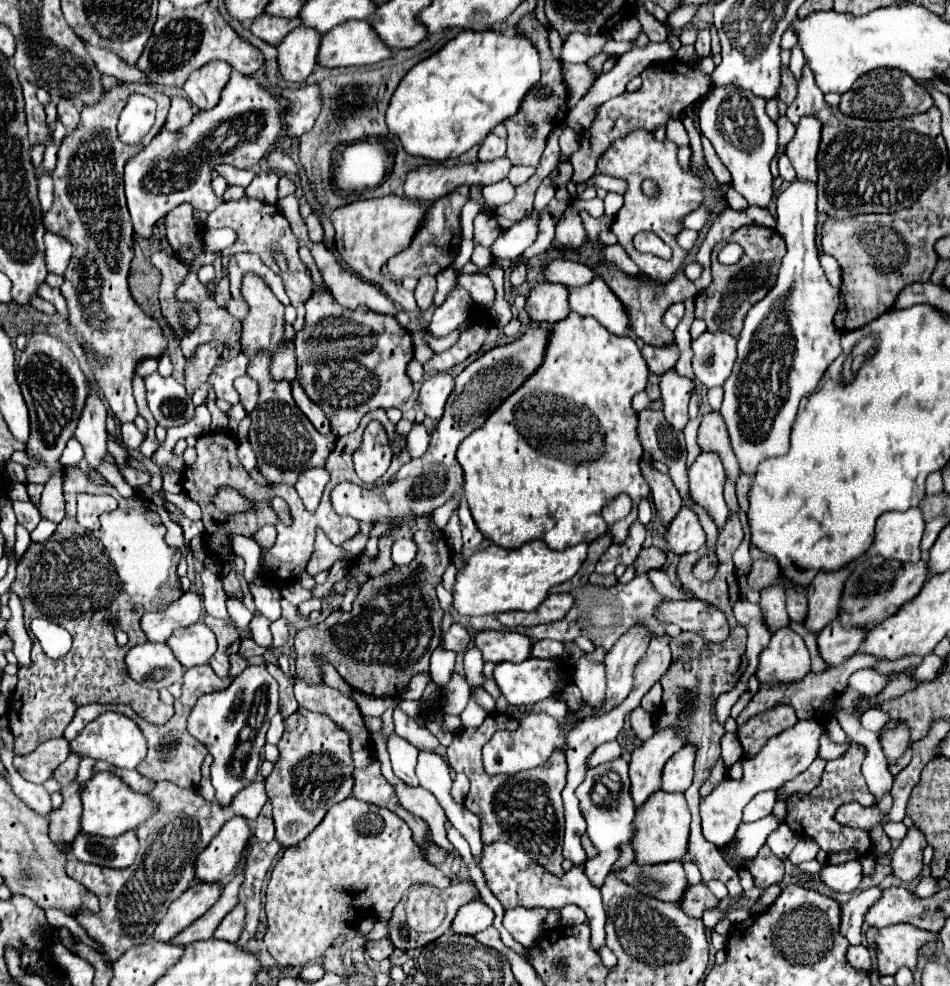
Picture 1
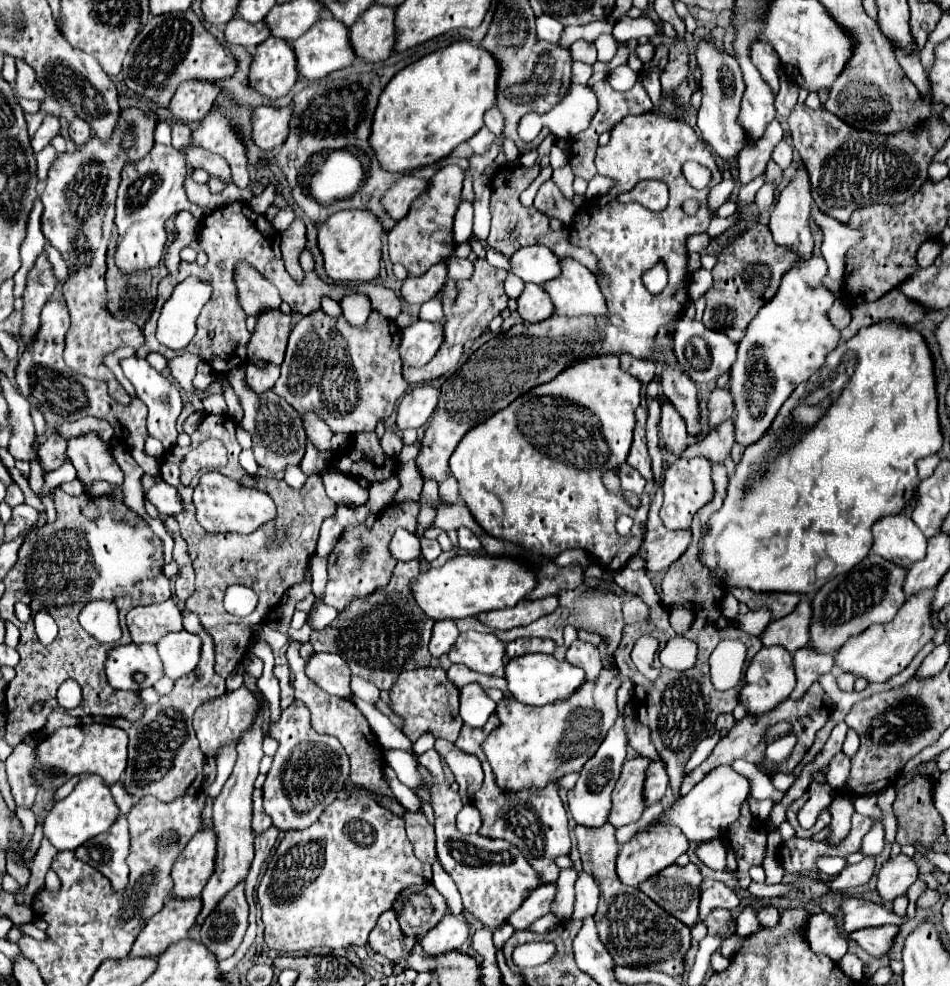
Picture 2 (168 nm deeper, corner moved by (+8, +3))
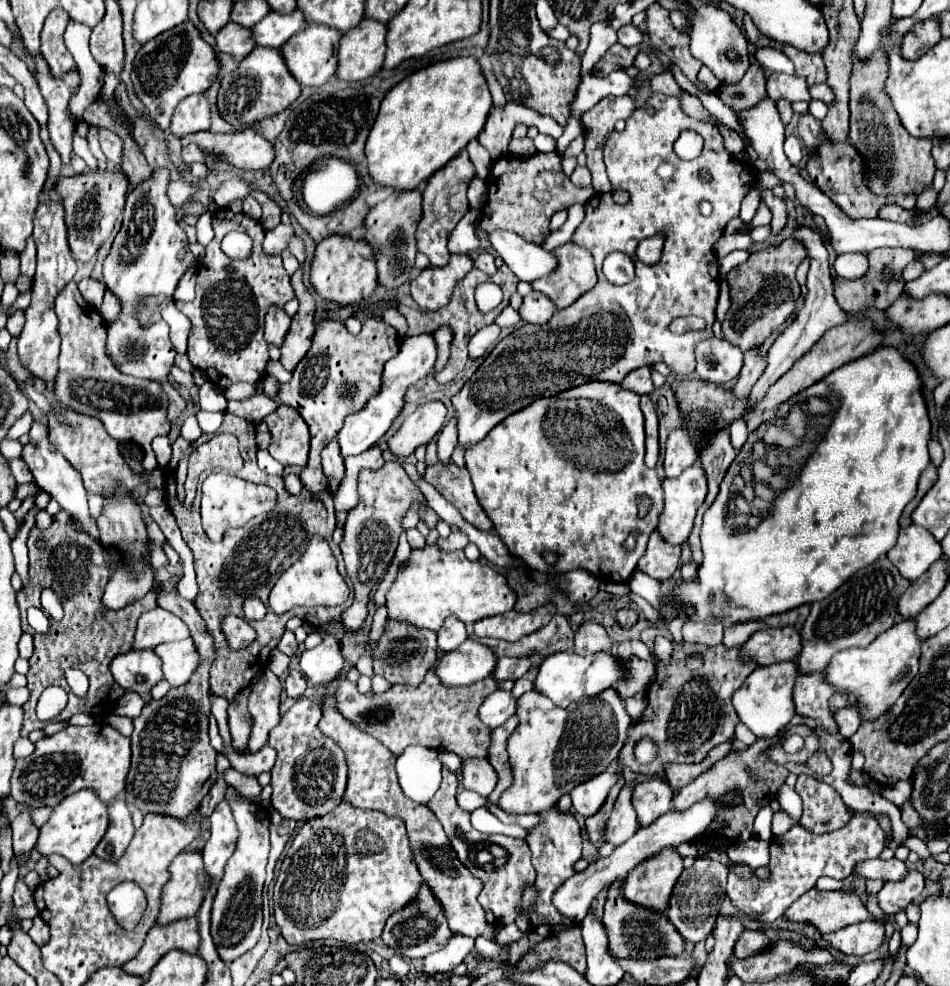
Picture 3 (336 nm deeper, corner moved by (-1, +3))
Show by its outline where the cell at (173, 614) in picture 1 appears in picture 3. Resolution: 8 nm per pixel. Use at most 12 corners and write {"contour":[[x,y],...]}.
{"contour":[[156,607],[138,619],[136,649],[190,637],[188,625]]}

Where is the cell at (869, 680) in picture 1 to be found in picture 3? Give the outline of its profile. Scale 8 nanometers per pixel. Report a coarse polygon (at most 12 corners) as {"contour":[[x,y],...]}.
{"contour":[[854,703],[836,711],[840,735],[856,733],[860,715]]}

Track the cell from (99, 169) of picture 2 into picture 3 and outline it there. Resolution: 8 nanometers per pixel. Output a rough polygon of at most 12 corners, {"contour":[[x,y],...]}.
{"contour":[[120,167],[60,177],[68,245],[90,261],[124,211]]}

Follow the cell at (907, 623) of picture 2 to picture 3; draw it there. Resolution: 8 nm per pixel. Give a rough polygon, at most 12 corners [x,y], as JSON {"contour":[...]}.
{"contour":[[902,619],[836,653],[826,677],[876,719],[918,673],[922,641]]}

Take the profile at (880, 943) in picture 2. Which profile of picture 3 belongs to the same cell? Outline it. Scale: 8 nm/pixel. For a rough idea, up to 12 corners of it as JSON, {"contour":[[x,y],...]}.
{"contour":[[864,921],[824,935],[846,955],[866,955],[884,943],[884,923]]}

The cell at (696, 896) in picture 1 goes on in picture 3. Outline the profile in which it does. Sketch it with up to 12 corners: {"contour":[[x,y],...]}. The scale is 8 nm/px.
{"contour":[[742,931],[734,955],[744,959],[764,951],[764,931]]}

